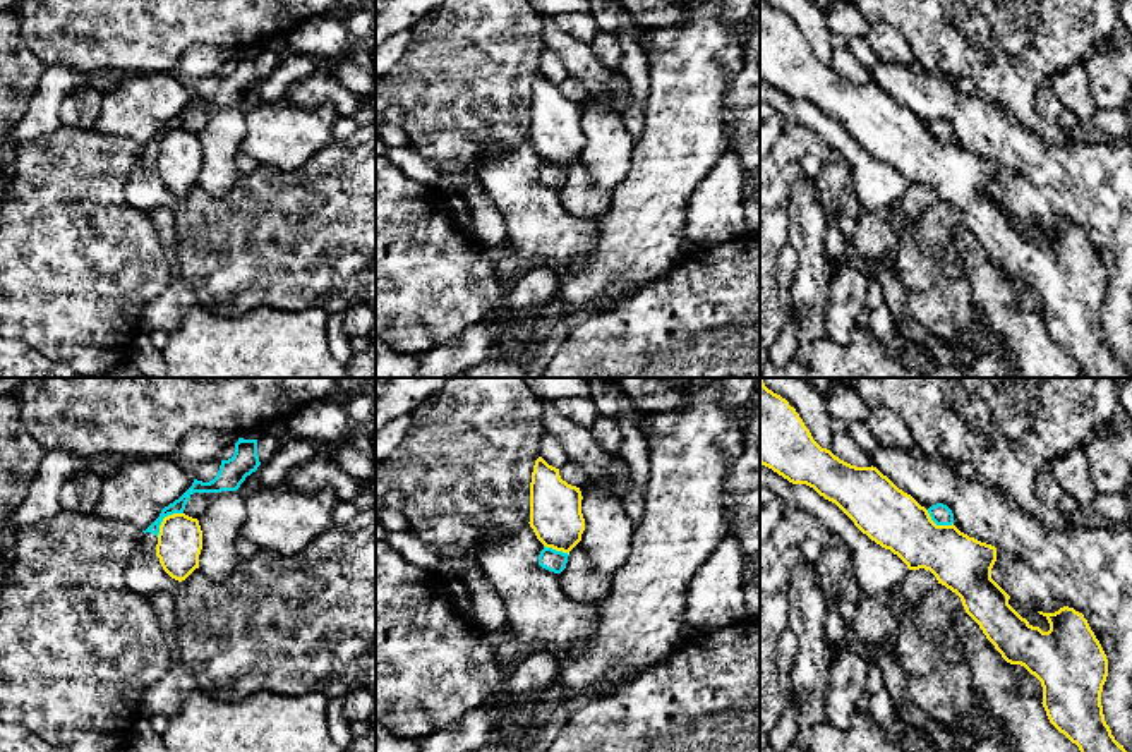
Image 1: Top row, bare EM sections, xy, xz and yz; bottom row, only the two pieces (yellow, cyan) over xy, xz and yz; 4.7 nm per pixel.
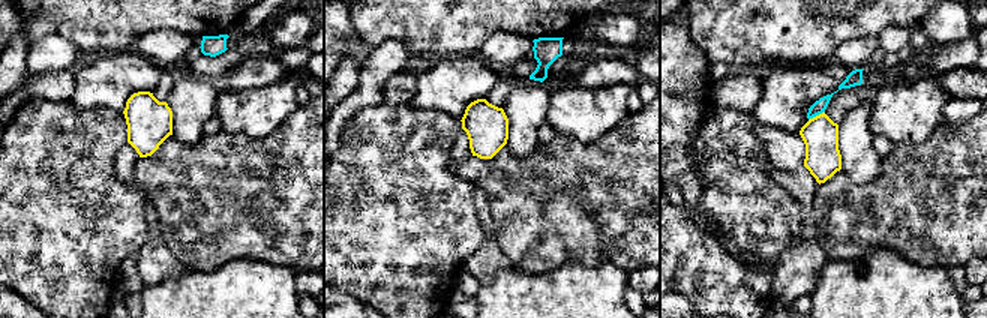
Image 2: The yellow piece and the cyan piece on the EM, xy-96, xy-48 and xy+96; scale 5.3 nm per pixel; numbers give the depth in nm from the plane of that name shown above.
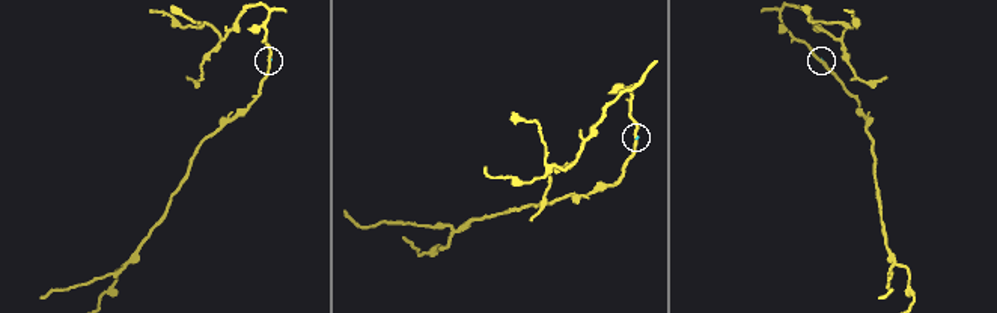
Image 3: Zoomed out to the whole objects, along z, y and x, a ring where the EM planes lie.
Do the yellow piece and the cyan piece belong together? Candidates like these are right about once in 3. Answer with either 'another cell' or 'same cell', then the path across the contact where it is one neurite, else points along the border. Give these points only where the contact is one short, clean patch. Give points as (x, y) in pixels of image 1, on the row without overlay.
another cell; border along xy (182, 127), (167, 131), (156, 151)

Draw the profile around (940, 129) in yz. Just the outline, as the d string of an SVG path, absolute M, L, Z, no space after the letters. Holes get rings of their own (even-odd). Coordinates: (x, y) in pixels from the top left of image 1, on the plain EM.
M936 118L936 120L930 122L928 129L936 141L952 141L954 139L952 125L943 118Z

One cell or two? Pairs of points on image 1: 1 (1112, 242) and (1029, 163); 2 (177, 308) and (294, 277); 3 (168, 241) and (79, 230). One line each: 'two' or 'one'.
1: one
2: two
3: two

